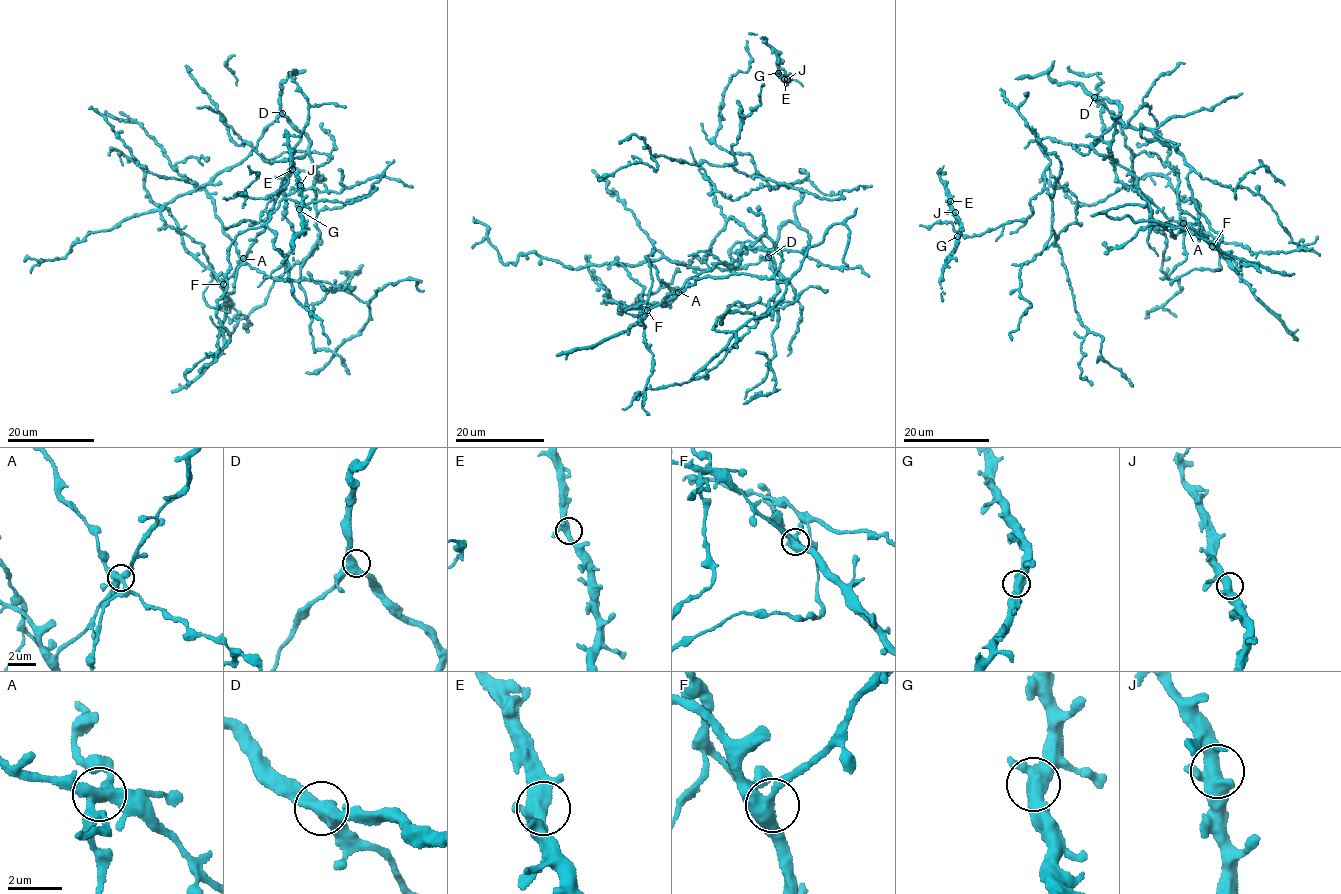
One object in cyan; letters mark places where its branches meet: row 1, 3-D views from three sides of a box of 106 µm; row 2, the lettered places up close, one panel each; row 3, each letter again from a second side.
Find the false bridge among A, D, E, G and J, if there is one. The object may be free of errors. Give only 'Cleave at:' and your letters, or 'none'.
Cleave at: A

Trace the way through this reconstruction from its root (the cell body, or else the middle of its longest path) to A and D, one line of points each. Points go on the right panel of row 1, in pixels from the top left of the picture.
A: (1118, 119), (1132, 154), (1132, 186), (1148, 203), (1148, 225), (1191, 227), (1207, 234), (1210, 246), (1183, 223)
D: (1118, 119), (1094, 97)

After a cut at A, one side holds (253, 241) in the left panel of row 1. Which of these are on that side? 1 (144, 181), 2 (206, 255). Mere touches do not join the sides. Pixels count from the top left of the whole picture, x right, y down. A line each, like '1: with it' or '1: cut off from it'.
1: with it
2: cut off from it

